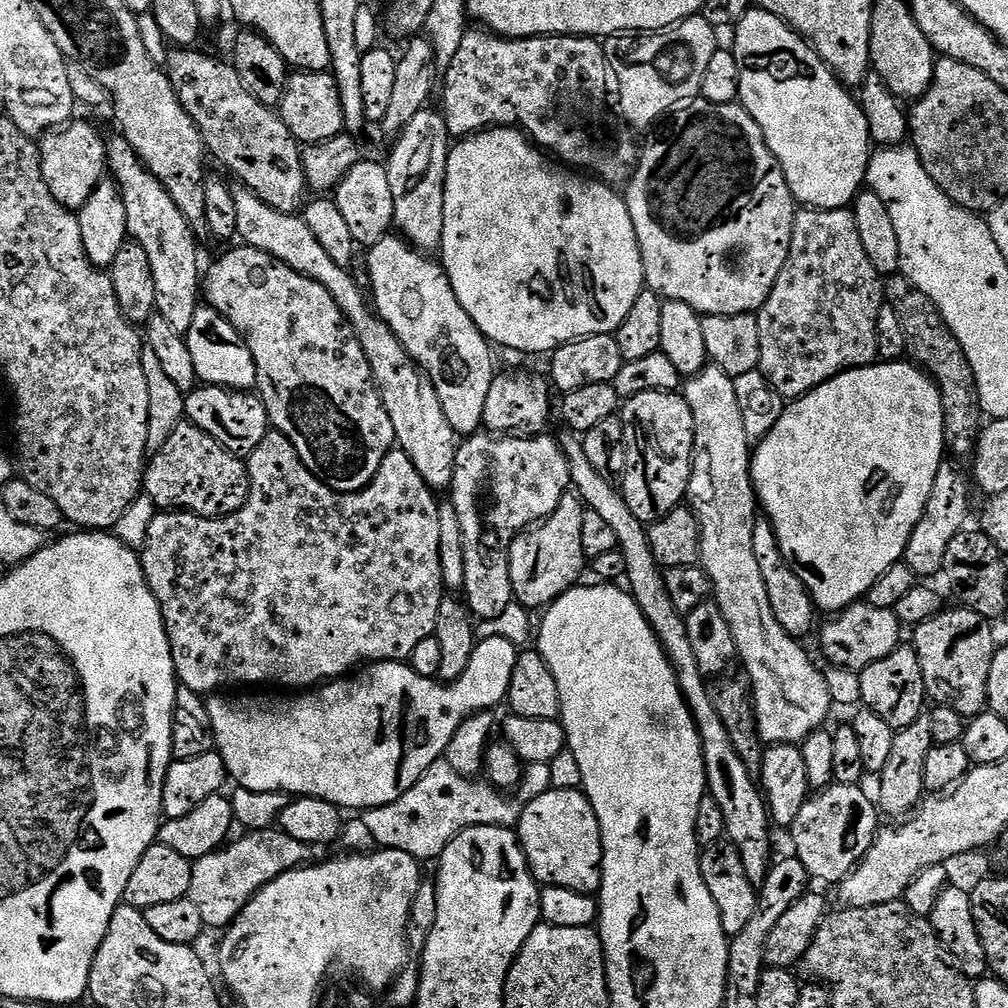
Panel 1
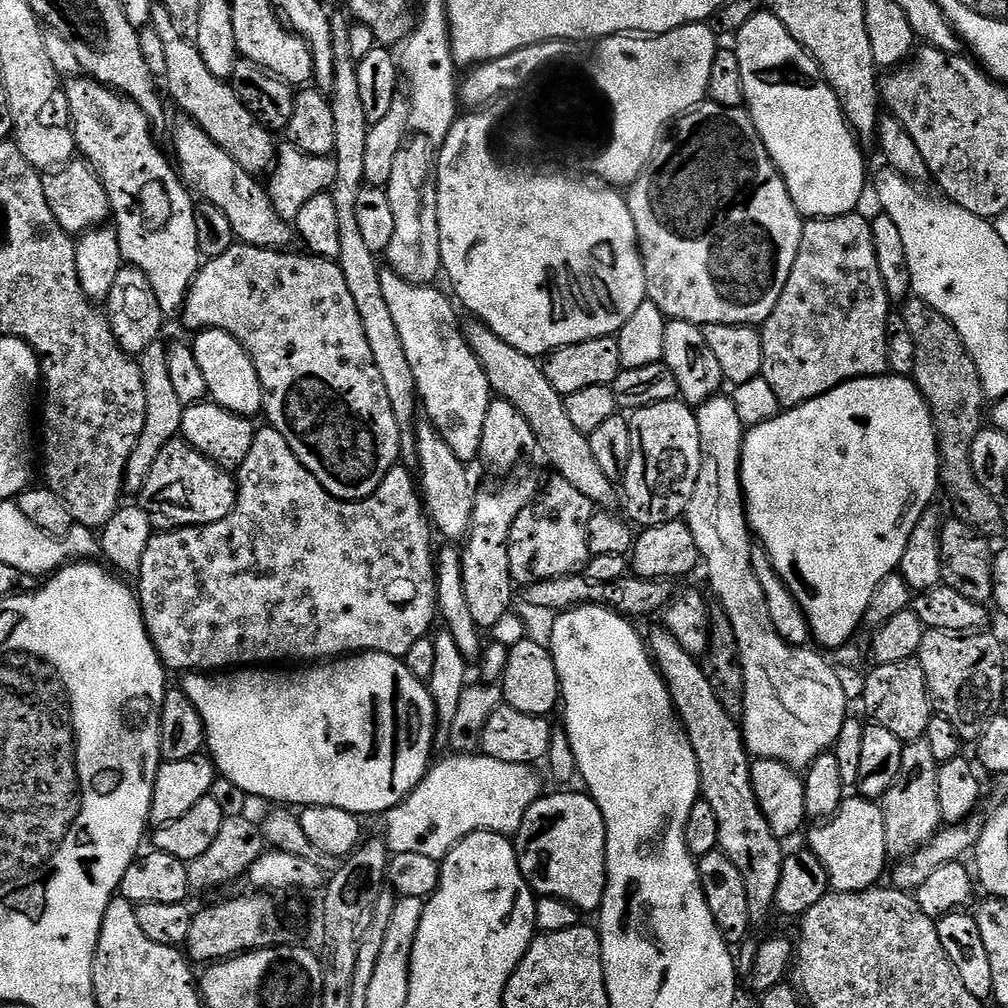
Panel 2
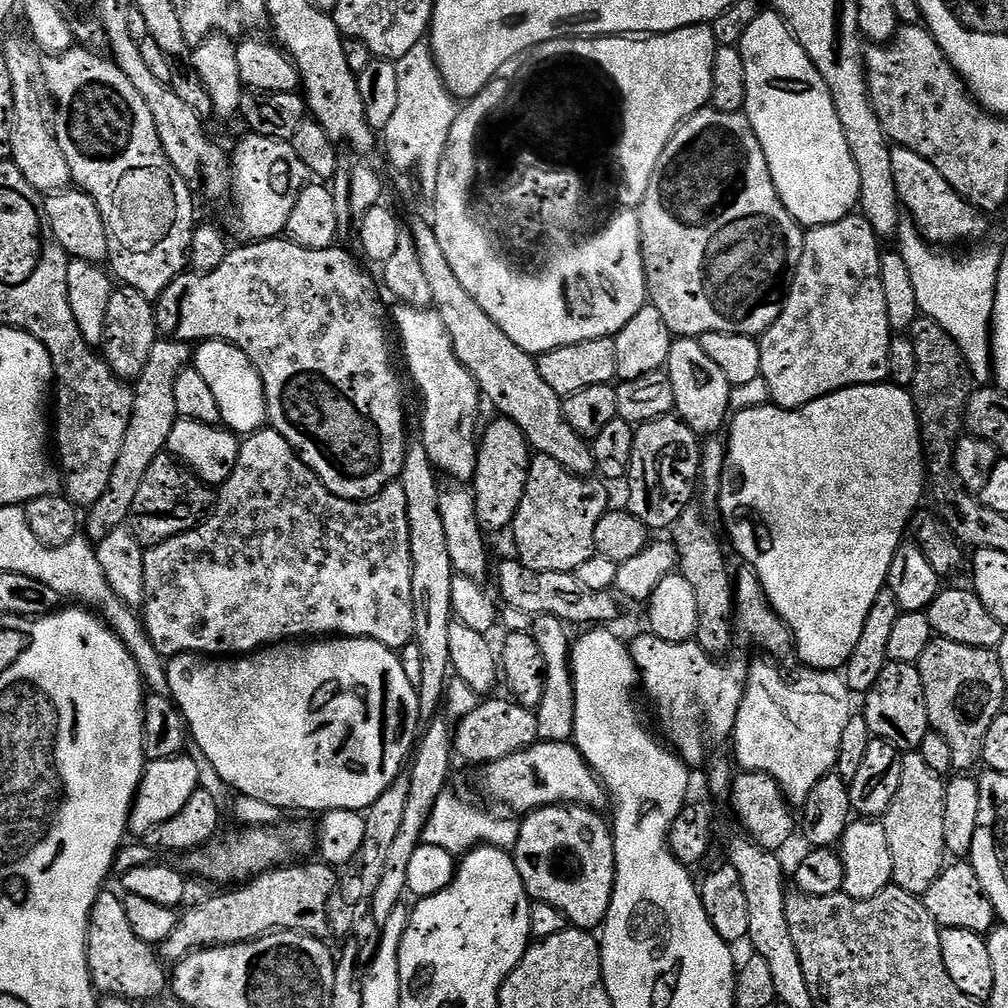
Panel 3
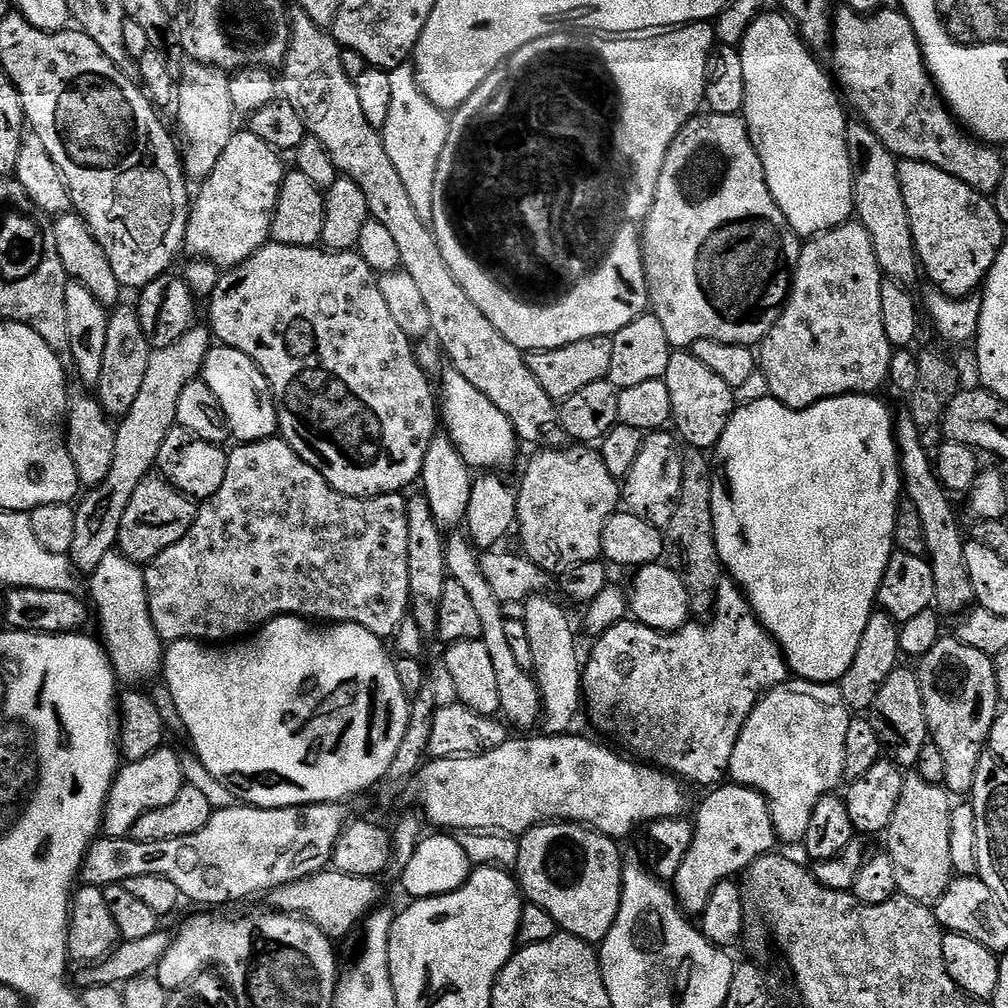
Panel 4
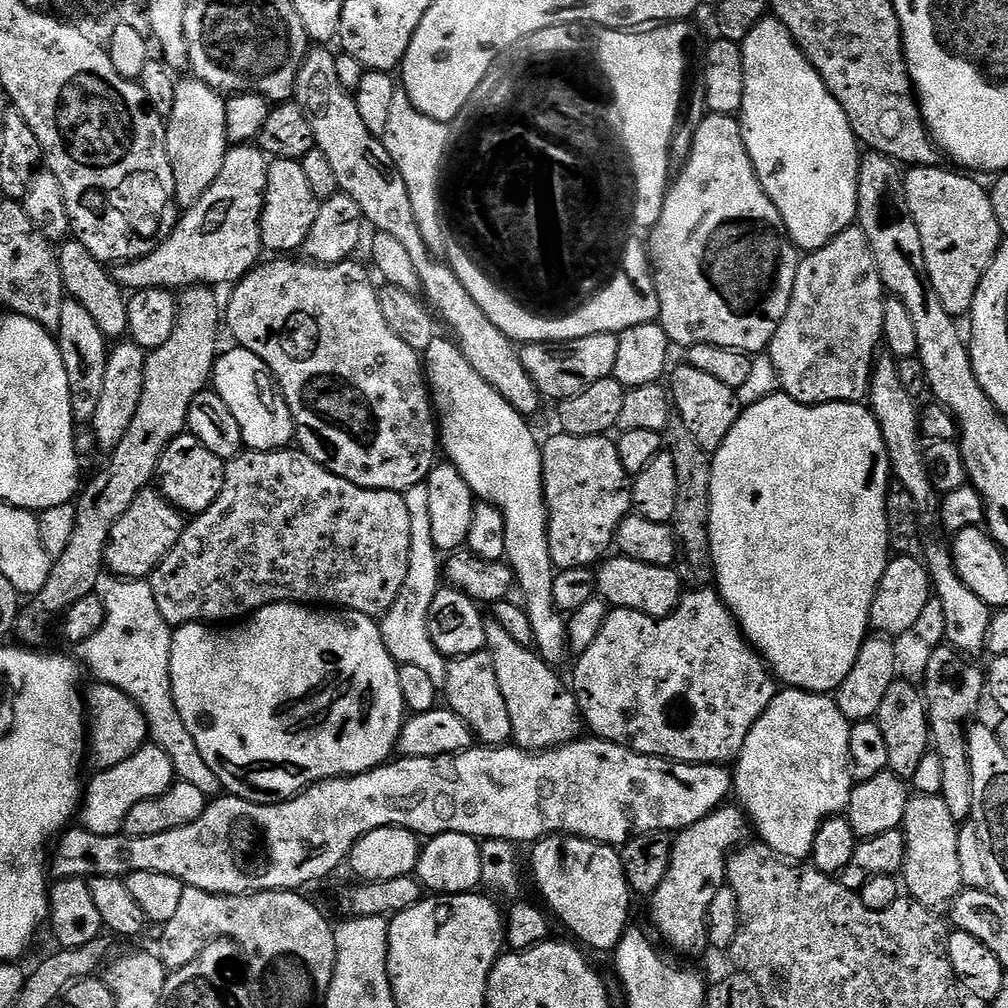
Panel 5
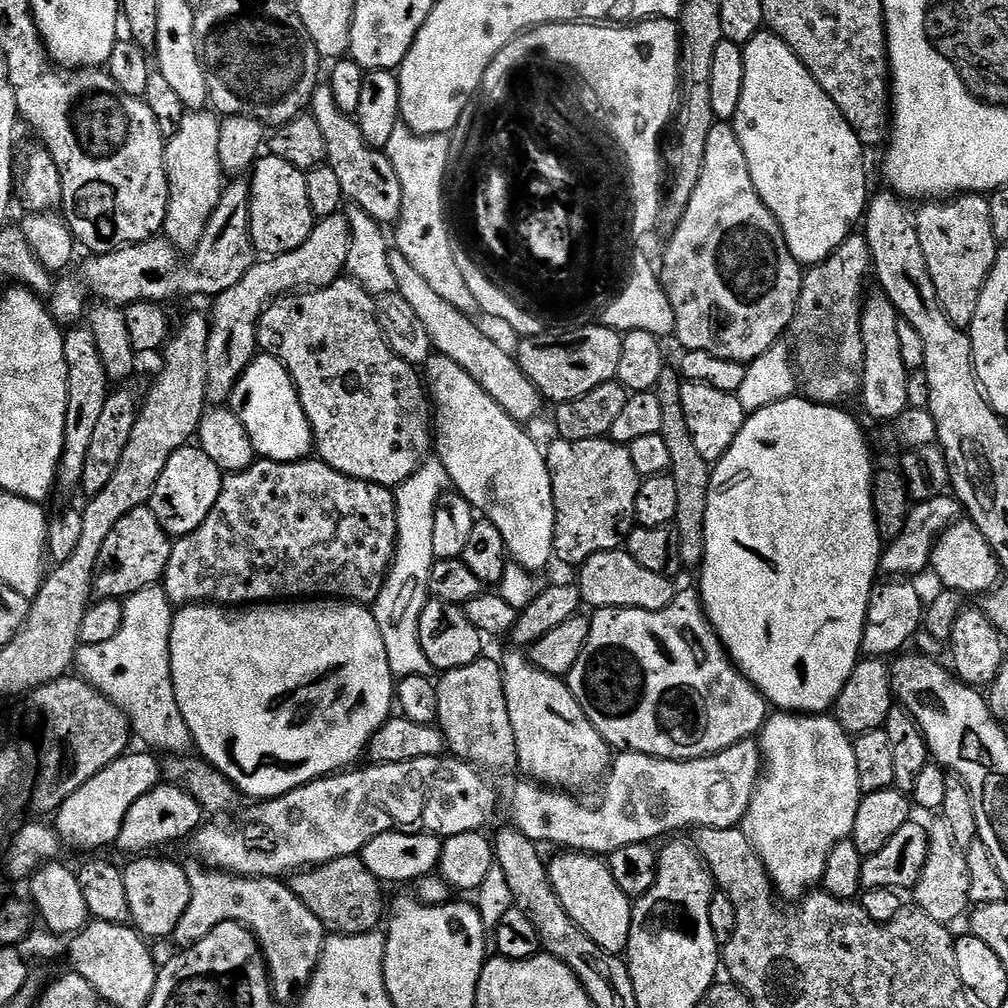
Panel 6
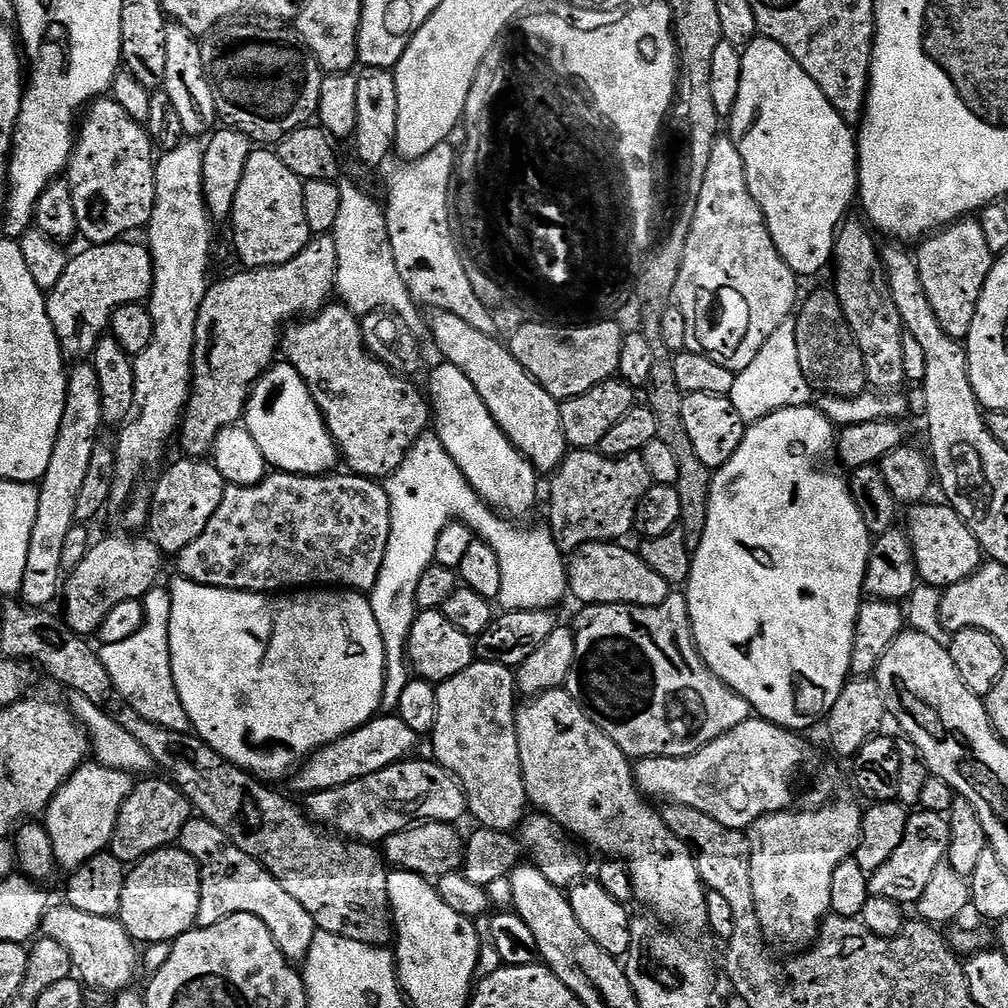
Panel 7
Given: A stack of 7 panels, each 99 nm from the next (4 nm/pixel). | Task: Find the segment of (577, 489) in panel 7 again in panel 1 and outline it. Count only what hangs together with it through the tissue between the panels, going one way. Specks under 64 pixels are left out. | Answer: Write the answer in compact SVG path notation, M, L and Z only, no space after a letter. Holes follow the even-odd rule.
M569 494L558 502L558 510L550 514L539 524L518 532L514 542L508 551L508 565L510 566L510 586L515 603L529 610L547 609L564 592L577 587L581 583L580 575L586 572L586 557L582 550L582 520L586 511L586 505L579 496Z

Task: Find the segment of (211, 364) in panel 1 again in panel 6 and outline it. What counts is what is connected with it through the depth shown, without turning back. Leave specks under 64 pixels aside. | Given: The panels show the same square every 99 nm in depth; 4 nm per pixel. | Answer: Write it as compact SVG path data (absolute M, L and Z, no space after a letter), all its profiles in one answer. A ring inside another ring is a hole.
M267 354L252 357L230 397L230 407L246 426L257 457L274 462L298 462L313 455L312 427L296 394L288 372L280 360Z

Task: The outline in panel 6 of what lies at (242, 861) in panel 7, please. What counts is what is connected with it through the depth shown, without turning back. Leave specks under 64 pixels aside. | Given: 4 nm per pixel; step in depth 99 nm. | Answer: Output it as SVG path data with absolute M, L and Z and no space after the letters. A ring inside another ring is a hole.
M199 862L187 865L190 878L190 906L171 934L181 949L194 946L222 922L238 922L256 936L272 982L272 995L282 1006L295 1005L308 988L324 949L326 930L280 878L234 876Z

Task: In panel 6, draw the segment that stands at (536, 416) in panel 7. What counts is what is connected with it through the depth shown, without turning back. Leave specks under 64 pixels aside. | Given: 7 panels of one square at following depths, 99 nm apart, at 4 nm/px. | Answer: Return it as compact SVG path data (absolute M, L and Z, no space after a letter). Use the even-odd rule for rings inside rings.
M392 250L389 251L388 258L396 291L402 298L406 298L406 302L410 302L414 314L418 314L418 319L422 321L422 326L426 326L426 334L430 334L433 349L439 355L450 358L450 362L458 362L458 366L462 366L462 370L466 370L466 374L470 374L470 378L474 378L474 382L478 382L478 386L482 386L482 390L486 390L486 394L490 394L490 398L494 398L494 402L498 402L498 406L502 406L502 410L506 410L510 418L521 422L534 419L540 412L542 397L530 382L530 378L526 378L526 374L516 362L515 355L509 349L507 352L506 349L499 348L475 324L477 321L473 317L462 314L462 310L450 306L446 298L434 294L426 278L422 278L422 274L418 274L418 270L410 266L403 254Z

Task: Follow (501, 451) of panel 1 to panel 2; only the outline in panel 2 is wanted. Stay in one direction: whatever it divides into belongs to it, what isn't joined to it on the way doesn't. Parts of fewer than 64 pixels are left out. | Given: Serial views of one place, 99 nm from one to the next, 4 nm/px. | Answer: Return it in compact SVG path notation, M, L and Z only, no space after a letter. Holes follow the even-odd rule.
M508 480L505 484L500 484L497 488L492 488L489 492L477 495L474 499L474 510L472 511L472 524L468 527L466 543L462 548L464 561L462 562L462 582L466 588L466 603L470 606L470 614L474 617L476 627L481 630L495 629L496 624L503 616L509 615L512 604L512 588L514 581L510 574L508 565L508 539L514 518L526 510L526 506L531 504L538 495L538 484L532 480Z

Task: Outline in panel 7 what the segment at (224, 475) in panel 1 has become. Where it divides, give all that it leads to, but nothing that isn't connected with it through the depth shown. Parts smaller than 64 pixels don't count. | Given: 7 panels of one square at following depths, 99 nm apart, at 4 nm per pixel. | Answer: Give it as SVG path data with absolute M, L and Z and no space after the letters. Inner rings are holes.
M147 535L108 536L105 540L97 539L89 548L86 558L78 562L73 572L67 573L62 584L64 612L62 619L70 630L85 638L97 635L110 610L118 602L127 600L143 601L150 589L157 587L160 567L166 563L165 557L153 540Z

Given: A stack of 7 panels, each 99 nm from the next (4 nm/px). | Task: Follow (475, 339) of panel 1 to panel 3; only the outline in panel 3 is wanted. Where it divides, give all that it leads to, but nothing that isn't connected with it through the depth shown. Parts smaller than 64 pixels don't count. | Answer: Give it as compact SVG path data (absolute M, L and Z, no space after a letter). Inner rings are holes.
M400 304L390 312L390 316L396 319L400 344L404 347L404 360L424 403L424 409L420 412L419 443L426 446L426 454L430 454L430 462L437 473L444 475L445 472L452 482L470 482L478 462L476 415L482 405L480 387L474 382L470 370L458 362L450 334L446 334L442 318L438 318L431 307L411 308L408 304Z

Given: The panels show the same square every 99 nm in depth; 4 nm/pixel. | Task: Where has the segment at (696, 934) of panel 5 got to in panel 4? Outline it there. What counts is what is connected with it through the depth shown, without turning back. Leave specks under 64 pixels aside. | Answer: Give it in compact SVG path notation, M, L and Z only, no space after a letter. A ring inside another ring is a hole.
M724 782L719 786L713 787L712 792L704 801L700 804L700 809L697 810L696 816L694 815L694 838L690 842L690 850L686 850L686 859L682 862L682 866L678 870L676 879L674 881L674 891L676 894L676 899L681 908L684 909L685 913L689 917L696 918L699 917L706 910L706 902L710 902L710 894L714 894L714 886L718 886L718 882L723 880L731 880L737 874L735 872L743 873L749 866L751 866L755 860L762 858L763 856L769 855L773 851L772 848L775 844L778 844L778 837L776 831L774 830L774 818L770 814L770 806L766 802L766 798L758 790L753 788L747 788L741 784L735 782Z

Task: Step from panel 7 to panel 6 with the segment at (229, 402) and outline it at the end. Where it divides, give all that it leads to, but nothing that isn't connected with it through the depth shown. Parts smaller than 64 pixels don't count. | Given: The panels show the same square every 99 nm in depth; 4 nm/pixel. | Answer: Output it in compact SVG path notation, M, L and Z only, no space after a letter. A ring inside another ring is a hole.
M344 214L316 220L312 233L298 250L290 250L275 258L264 258L253 263L250 270L230 290L211 301L210 342L206 342L206 390L213 405L220 406L231 397L234 386L246 366L257 355L256 325L260 315L274 300L301 290L325 288L345 275L350 254L352 231Z

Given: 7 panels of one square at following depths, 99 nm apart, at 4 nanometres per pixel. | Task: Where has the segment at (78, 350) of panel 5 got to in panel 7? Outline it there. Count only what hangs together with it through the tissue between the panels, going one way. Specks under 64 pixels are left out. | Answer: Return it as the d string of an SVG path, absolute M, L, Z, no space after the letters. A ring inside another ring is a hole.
M80 362L76 369L68 372L68 393L66 406L62 410L62 422L58 426L58 438L54 442L54 454L50 454L50 466L46 466L46 474L38 481L38 518L34 522L34 530L30 530L30 554L26 554L26 574L22 574L22 590L20 596L23 603L30 608L41 610L49 607L52 599L57 599L62 588L62 550L66 546L66 534L70 534L72 525L76 523L78 510L78 493L86 483L86 473L90 470L90 457L94 455L94 446L98 443L96 436L104 424L102 414L102 398L98 390L98 374L94 374L91 363Z

